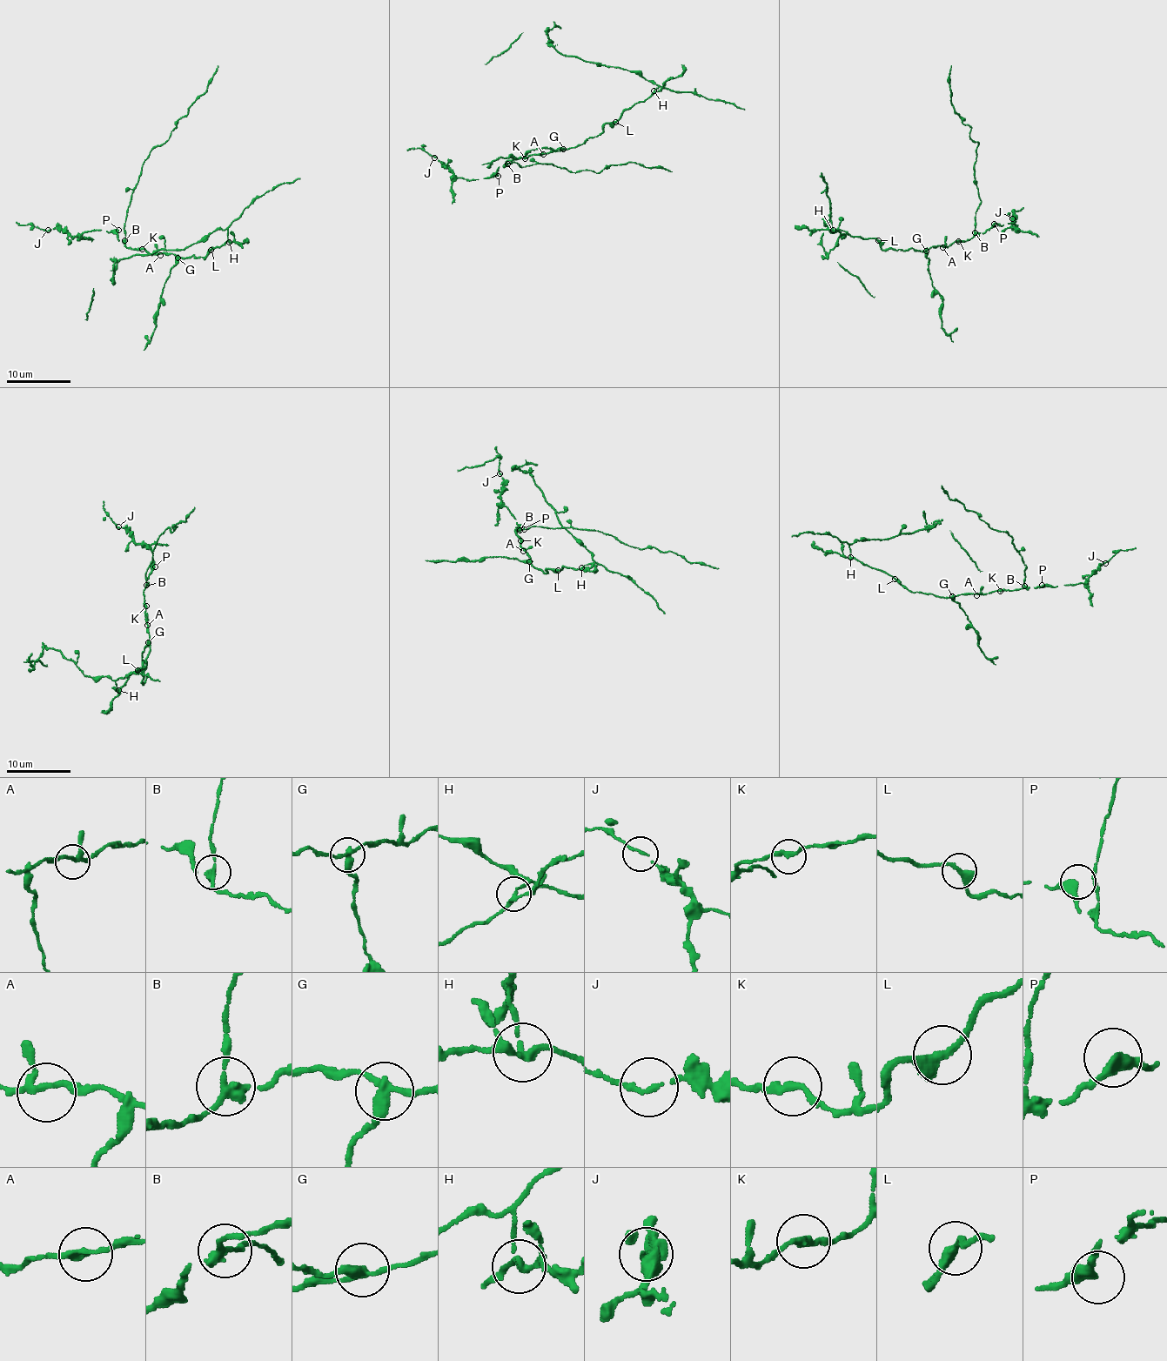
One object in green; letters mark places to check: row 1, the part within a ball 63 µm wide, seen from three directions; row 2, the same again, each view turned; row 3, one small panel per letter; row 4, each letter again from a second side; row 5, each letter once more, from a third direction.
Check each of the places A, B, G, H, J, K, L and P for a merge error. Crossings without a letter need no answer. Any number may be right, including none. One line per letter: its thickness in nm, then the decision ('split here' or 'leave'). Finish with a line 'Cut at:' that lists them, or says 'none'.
A: 170 nm thick; leave
B: 240 nm thick; split here
G: 280 nm thick; split here
H: 180 nm thick; split here
J: 130 nm thick; leave
K: 240 nm thick; leave
L: 340 nm thick; leave
P: 360 nm thick; leave
Cut at: B, G, H

